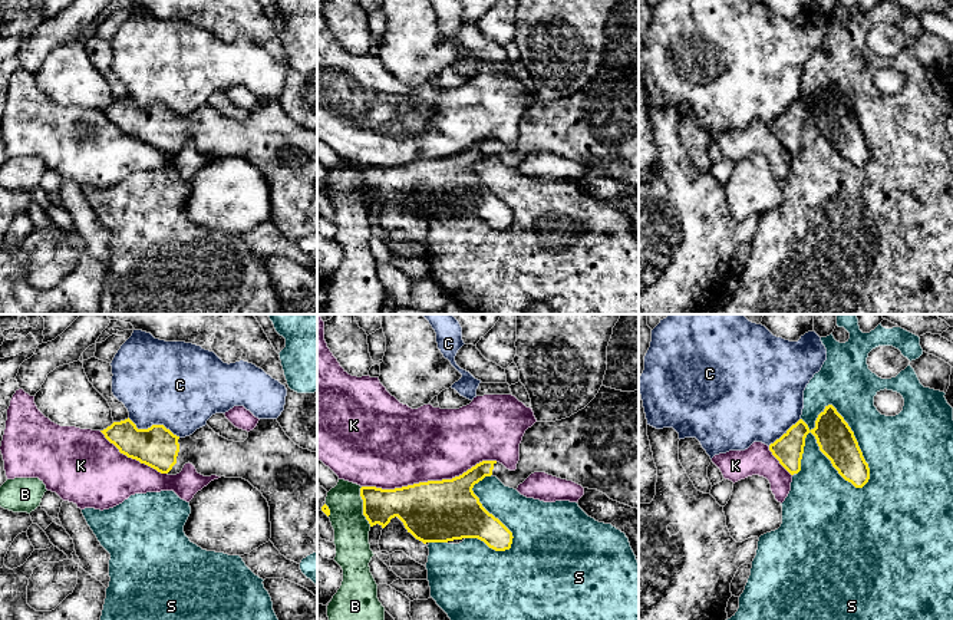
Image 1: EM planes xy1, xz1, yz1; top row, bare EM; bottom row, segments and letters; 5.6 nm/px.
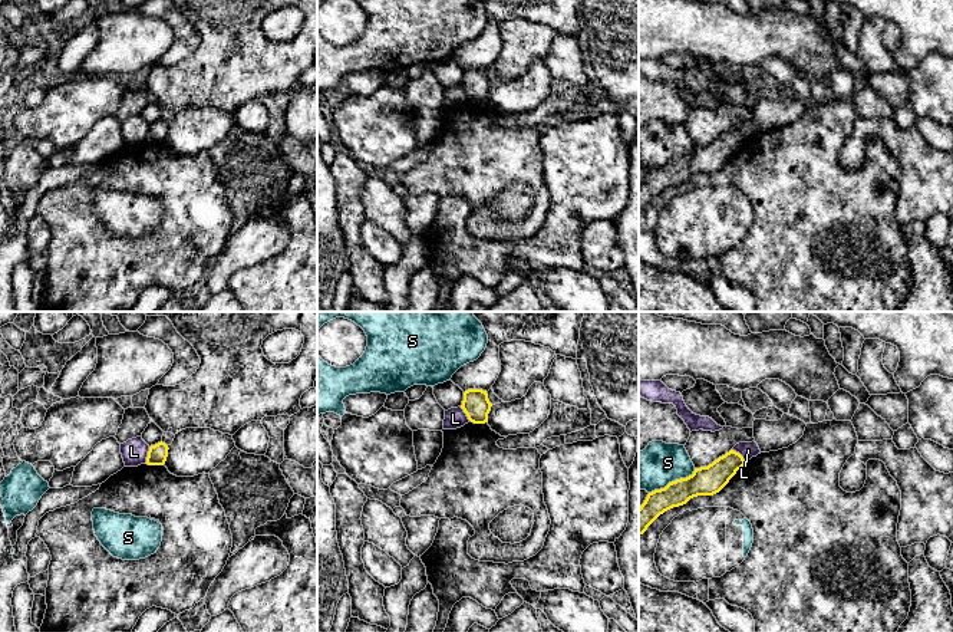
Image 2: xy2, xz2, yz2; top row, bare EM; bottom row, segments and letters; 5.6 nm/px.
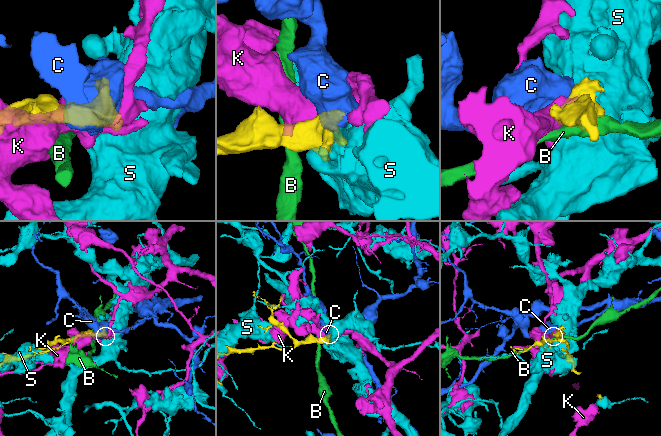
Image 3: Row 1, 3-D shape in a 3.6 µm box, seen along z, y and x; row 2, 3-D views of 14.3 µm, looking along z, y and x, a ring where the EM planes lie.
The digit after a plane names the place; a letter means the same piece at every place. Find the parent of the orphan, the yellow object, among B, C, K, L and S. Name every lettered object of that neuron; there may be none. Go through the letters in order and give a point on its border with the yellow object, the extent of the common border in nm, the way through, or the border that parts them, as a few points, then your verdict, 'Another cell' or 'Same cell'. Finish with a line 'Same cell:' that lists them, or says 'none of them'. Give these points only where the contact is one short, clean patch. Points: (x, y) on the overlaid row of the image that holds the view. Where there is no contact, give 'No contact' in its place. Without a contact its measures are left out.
B: Touches yellow at xz1 (363, 507). Shared border 240 nm. Boundary: xz1 (360, 487), (362, 514), (371, 525). Another cell
C: Touches yellow at xy1 (154, 425). Shared border 320 nm. Another cell
K: Touches yellow at xz1 (429, 481). Shared border 750 nm. Another cell
L: Touches yellow at xy2 (148, 456). Shared border 100 nm. Boundary: xy2 (149, 447), (144, 463). Another cell
S: Touches yellow at yz1 (825, 455). Shared border 500 nm. Another cell
Same cell: none of them

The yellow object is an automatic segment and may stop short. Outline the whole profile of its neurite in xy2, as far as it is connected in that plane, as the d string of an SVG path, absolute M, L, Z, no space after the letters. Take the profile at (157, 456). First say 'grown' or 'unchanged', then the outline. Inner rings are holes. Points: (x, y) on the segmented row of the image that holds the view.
unchanged | M158 442L149 447L146 463L148 465L164 465L168 457L168 445L165 442Z

